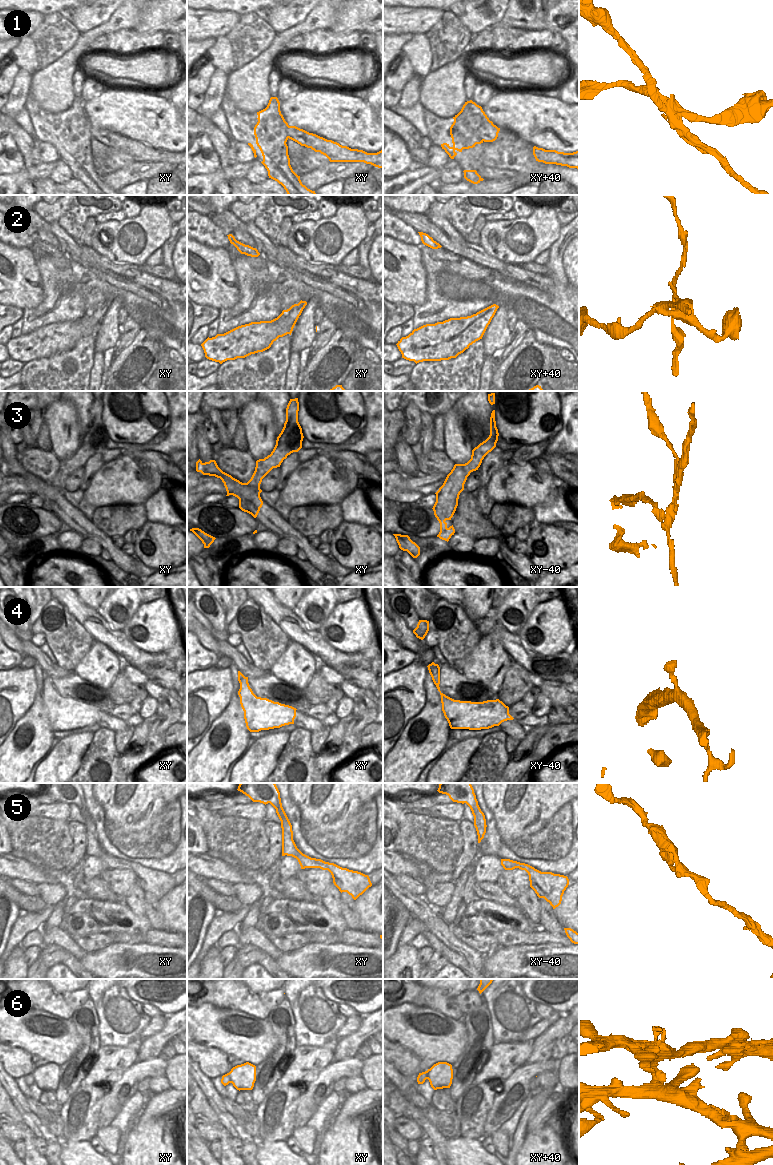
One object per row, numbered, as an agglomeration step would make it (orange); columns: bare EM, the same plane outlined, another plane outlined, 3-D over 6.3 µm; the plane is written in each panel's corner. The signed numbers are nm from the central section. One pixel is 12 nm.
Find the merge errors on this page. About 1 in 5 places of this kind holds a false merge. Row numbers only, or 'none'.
1, 2, 3

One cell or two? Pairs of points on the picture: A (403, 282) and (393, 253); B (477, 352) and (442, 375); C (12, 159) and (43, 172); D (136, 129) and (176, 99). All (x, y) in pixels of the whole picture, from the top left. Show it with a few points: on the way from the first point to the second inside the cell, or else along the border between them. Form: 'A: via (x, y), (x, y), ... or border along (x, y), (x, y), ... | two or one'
A: via (399, 275), (398, 260) | one
B: via (468, 359), (451, 375) | one
C: border along (23, 167), (17, 172), (10, 174) | two
D: border along (169, 101), (176, 108) | two

